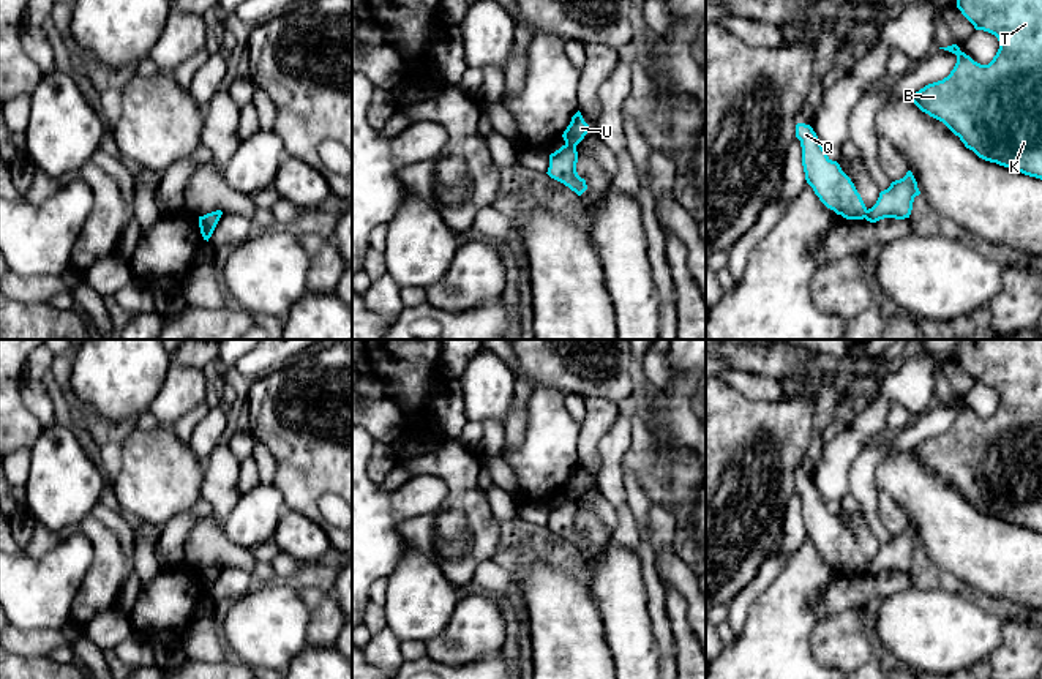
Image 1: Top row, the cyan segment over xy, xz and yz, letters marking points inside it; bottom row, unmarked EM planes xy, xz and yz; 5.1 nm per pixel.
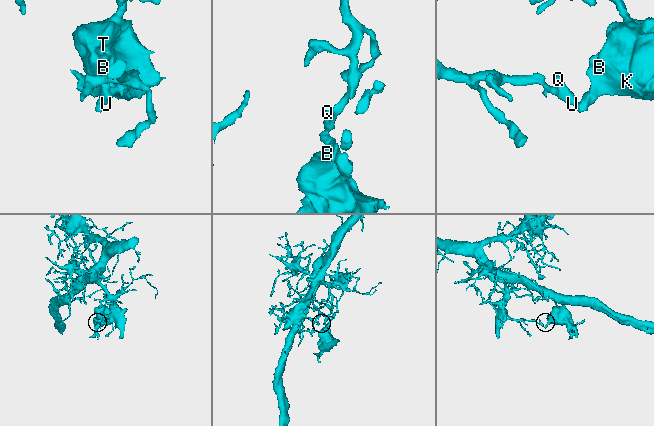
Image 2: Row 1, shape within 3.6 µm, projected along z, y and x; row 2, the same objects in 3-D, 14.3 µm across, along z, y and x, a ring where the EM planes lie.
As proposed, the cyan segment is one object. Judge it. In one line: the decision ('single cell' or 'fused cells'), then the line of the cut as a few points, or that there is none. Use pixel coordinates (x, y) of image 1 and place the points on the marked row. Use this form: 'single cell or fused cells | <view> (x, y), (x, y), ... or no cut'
fused cells | xz (565, 142), (575, 149)

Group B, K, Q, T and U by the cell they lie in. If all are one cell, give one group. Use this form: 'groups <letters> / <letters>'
groups B K T / Q U

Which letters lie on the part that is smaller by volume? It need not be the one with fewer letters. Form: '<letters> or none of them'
B, K, T

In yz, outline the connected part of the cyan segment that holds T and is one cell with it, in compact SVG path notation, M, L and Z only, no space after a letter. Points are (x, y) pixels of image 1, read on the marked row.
M957 0L957 8L976 30L998 38L996 55L988 65L980 65L957 44L939 47L957 55L954 69L909 99L922 112L943 122L979 158L1042 180L1042 0Z

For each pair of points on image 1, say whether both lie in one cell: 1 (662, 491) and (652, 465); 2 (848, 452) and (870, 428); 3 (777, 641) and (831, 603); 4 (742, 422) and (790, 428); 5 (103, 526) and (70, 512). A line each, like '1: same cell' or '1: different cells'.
1: same cell
2: same cell
3: different cells
4: same cell
5: different cells

